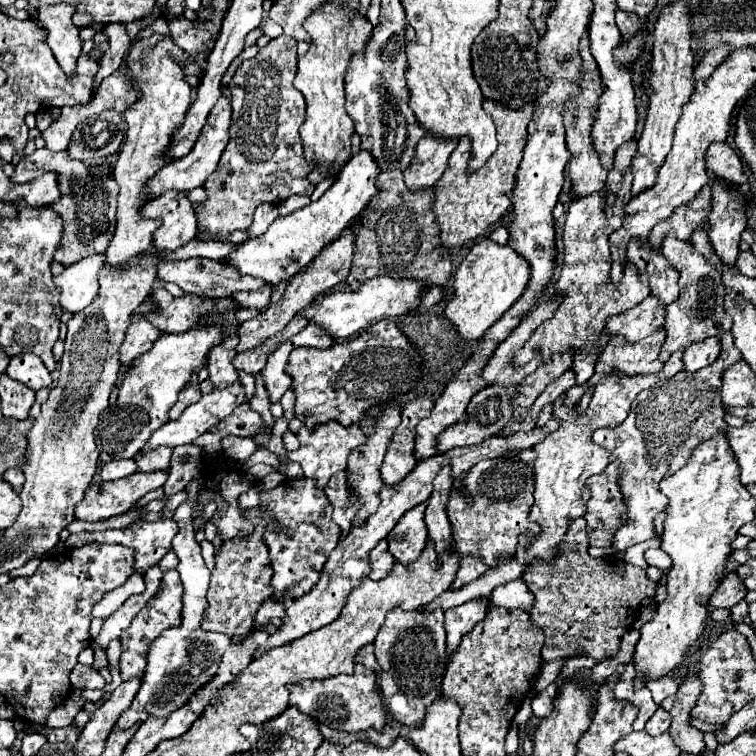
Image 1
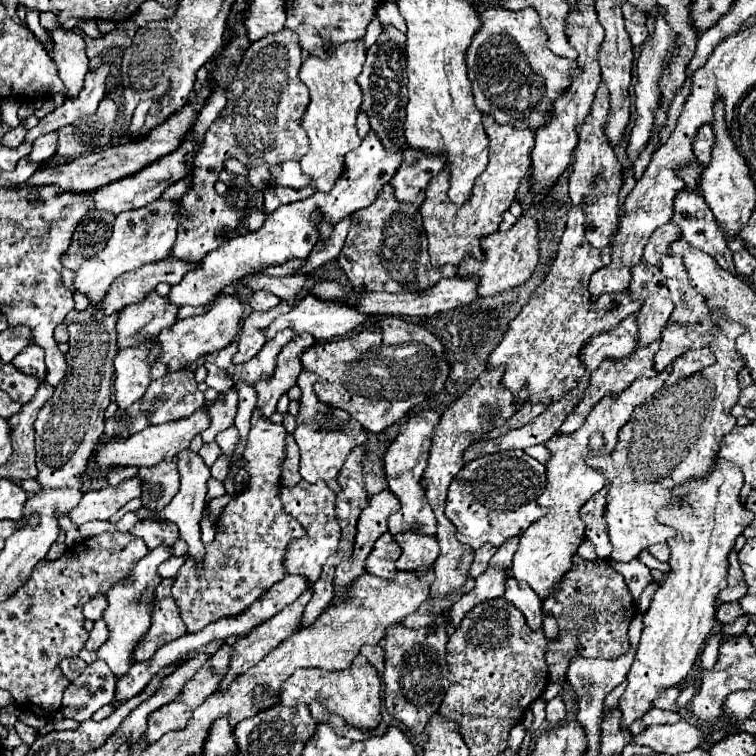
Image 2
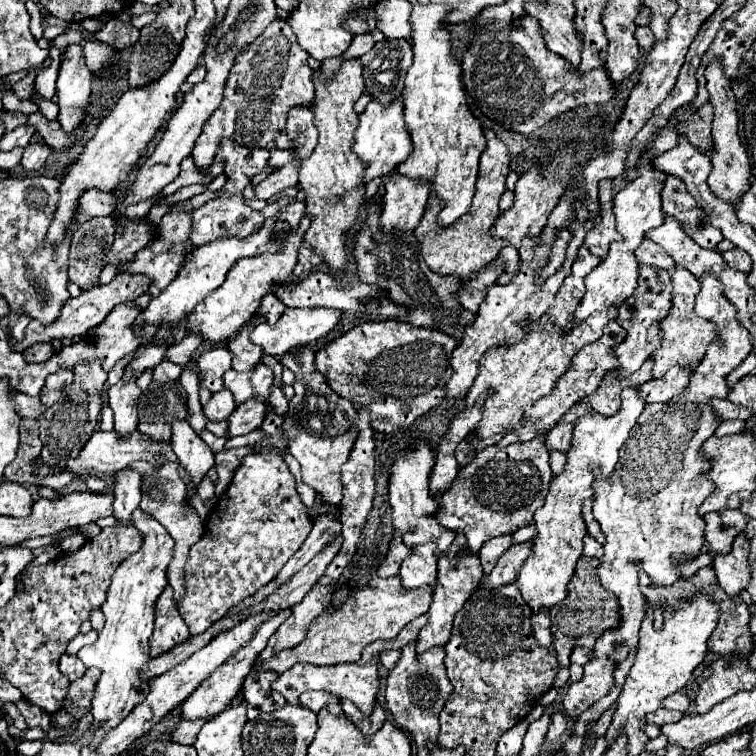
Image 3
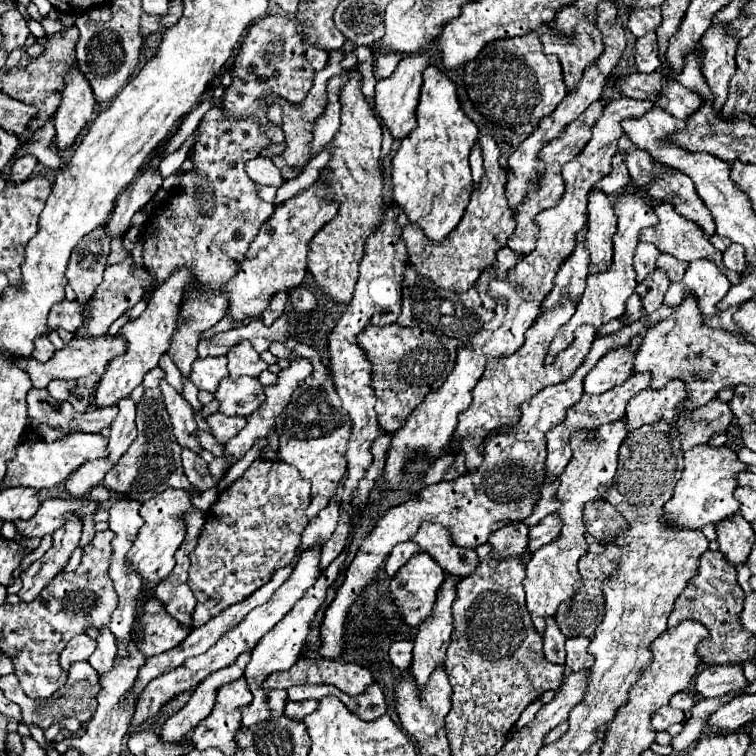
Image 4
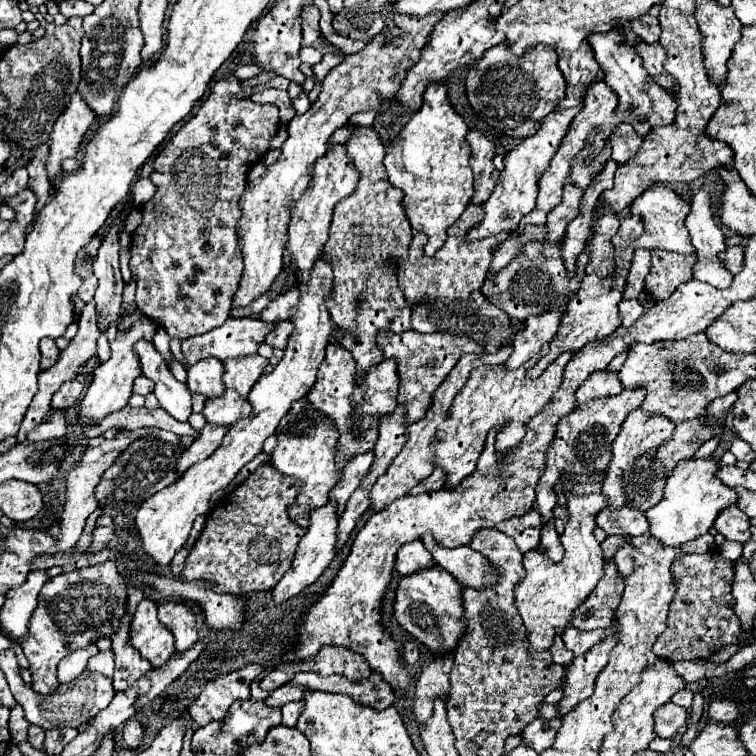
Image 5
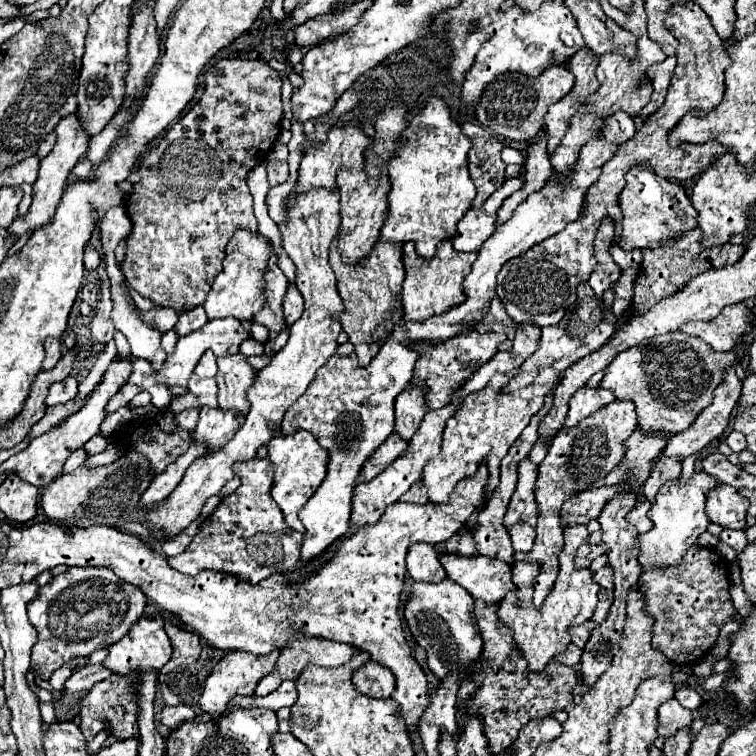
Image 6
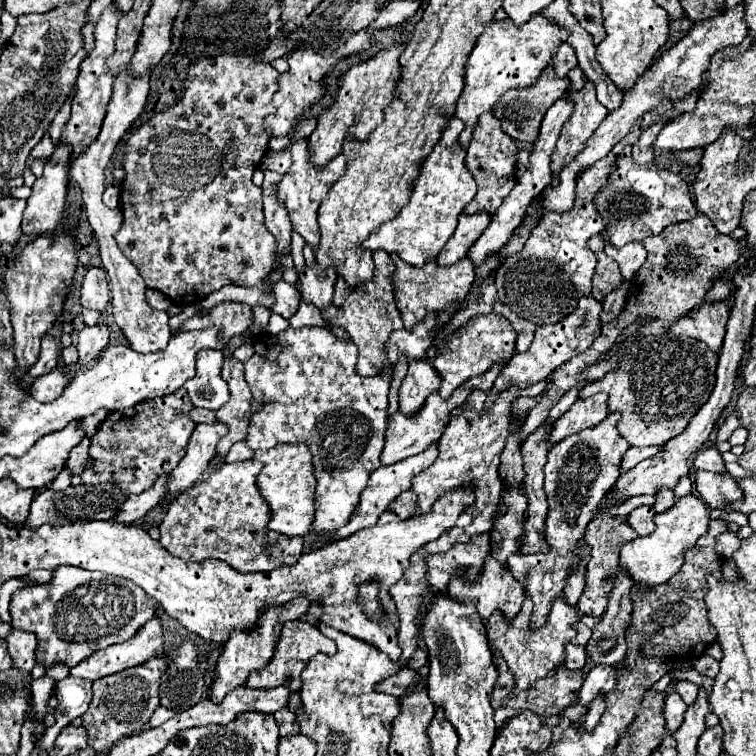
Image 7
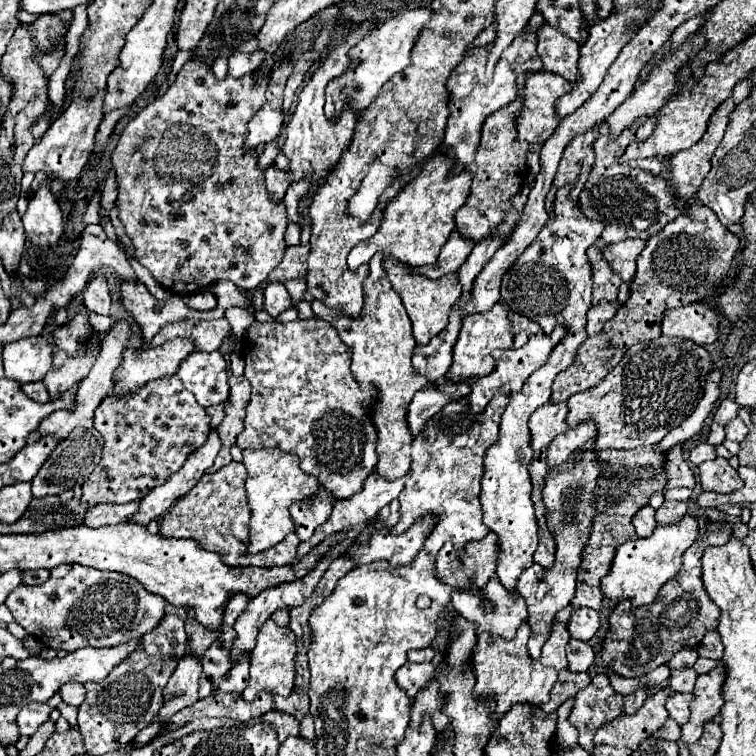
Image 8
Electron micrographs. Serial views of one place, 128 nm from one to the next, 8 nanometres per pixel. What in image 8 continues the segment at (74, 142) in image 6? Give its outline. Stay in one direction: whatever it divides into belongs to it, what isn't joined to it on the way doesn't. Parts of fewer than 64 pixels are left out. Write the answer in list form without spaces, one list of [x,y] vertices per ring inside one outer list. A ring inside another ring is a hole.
[[[50,174],[44,184],[32,194],[28,210],[22,216],[26,236],[34,246],[54,246],[62,236],[62,210],[56,196],[50,192]]]

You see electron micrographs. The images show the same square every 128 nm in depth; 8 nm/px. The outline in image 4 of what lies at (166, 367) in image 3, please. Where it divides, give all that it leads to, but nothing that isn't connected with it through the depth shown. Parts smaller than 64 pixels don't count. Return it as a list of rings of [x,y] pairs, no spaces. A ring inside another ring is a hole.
[[[160,366],[156,368],[156,370],[150,370],[146,376],[144,376],[144,386],[146,388],[156,388],[156,386],[160,386],[160,382],[164,380],[164,372],[160,370]]]

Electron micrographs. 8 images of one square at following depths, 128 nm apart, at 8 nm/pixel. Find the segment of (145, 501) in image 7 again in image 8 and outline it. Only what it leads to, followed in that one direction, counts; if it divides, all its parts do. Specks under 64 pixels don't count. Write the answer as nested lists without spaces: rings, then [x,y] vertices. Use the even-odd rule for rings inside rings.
[[[132,500],[130,504],[98,504],[92,508],[92,512],[88,512],[84,524],[92,528],[106,524],[122,524],[128,522],[132,514],[138,512],[138,508],[140,508],[140,500]]]

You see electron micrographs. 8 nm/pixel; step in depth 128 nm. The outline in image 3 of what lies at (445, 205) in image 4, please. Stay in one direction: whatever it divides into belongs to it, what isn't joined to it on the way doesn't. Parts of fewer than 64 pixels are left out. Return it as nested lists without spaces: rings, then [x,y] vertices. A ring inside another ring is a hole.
[[[414,4],[410,12],[414,64],[406,72],[402,96],[404,120],[414,150],[398,168],[398,172],[408,178],[432,182],[434,194],[446,202],[446,208],[438,214],[440,226],[450,226],[470,210],[474,184],[478,178],[478,160],[486,150],[482,124],[472,114],[464,94],[460,62],[452,56],[452,36],[444,24],[448,12],[448,6],[438,4]]]

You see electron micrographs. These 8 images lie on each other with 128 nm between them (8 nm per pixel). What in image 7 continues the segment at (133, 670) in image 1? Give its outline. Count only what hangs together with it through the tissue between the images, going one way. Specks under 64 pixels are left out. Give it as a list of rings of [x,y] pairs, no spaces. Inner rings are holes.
[[[158,616],[148,620],[148,624],[132,636],[132,640],[108,646],[88,656],[78,666],[70,668],[70,674],[86,680],[98,680],[108,674],[118,674],[126,668],[146,664],[152,656],[164,656],[164,634]]]

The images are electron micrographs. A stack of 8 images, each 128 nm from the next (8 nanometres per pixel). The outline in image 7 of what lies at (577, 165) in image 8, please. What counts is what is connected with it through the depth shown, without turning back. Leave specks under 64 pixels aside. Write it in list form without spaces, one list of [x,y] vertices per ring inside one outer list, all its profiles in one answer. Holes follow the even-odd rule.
[[[586,80],[582,90],[574,92],[568,100],[574,102],[574,112],[564,122],[560,138],[550,158],[554,180],[560,174],[560,168],[564,168],[564,164],[576,158],[576,152],[584,148],[586,140],[596,132],[596,128],[608,114],[608,110],[596,100],[596,88],[594,88],[594,82],[590,80]]]

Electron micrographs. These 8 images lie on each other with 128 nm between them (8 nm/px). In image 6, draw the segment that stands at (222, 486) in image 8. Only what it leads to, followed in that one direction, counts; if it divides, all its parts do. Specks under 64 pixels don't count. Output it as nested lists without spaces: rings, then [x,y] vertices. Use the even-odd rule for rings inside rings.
[[[268,458],[248,460],[244,464],[236,464],[236,474],[242,478],[240,488],[234,494],[222,498],[222,502],[202,524],[200,534],[194,536],[186,552],[170,558],[170,566],[174,570],[188,576],[198,574],[200,570],[216,570],[234,574],[250,584],[258,584],[272,574],[284,574],[296,566],[300,558],[302,536],[286,526],[280,508],[270,496],[274,484],[272,462]]]

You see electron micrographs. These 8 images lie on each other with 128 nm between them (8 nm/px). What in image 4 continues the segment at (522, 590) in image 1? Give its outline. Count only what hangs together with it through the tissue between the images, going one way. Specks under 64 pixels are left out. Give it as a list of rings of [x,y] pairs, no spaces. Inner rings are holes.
[[[546,616],[546,630],[544,630],[542,638],[544,638],[542,650],[544,650],[546,660],[564,666],[564,658],[566,658],[564,642],[566,642],[566,638],[560,634],[560,628],[556,628],[556,622],[552,616]]]

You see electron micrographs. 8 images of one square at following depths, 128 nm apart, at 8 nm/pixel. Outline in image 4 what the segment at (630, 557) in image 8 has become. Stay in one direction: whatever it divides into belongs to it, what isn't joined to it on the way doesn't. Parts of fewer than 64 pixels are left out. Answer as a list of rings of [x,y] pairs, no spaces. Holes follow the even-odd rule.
[[[698,444],[684,454],[684,472],[680,482],[676,484],[672,500],[664,506],[670,524],[688,526],[688,528],[704,528],[706,524],[716,524],[718,520],[732,516],[738,512],[738,500],[734,498],[734,490],[738,488],[736,476],[748,470],[746,464],[738,460],[738,454],[728,446],[710,446]]]

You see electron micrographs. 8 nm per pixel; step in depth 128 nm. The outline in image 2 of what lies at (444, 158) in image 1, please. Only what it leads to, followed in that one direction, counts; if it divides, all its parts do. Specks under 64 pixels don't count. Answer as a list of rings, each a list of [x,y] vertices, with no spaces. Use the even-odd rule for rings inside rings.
[[[410,148],[404,150],[402,164],[390,180],[396,192],[396,200],[416,204],[416,208],[420,208],[428,182],[442,170],[444,164],[446,160],[440,154],[424,154]]]

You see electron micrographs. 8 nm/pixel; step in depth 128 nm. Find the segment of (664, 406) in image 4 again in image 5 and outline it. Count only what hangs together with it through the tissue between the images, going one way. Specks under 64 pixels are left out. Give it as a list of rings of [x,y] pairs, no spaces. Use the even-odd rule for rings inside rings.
[[[636,408],[636,410],[632,410],[626,416],[620,434],[612,442],[612,460],[610,460],[608,470],[606,470],[606,480],[602,484],[602,492],[608,496],[608,506],[610,508],[622,508],[626,504],[626,488],[624,488],[624,480],[622,480],[624,470],[630,470],[632,464],[634,464],[634,460],[640,454],[652,454],[652,452],[656,452],[658,446],[664,444],[664,440],[668,440],[668,436],[672,436],[674,426],[676,424],[672,420],[668,420],[666,416],[652,414],[652,412],[646,412],[642,408]]]

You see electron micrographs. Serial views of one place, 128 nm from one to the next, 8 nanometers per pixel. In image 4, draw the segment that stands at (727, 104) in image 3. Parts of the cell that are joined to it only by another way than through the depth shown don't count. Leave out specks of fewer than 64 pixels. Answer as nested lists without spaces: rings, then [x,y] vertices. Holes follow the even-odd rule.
[[[720,24],[720,28],[708,28],[702,36],[700,44],[704,44],[704,78],[714,96],[712,106],[716,114],[720,114],[726,98],[728,98],[728,82],[734,76],[734,52],[736,40],[728,36],[728,24]]]

